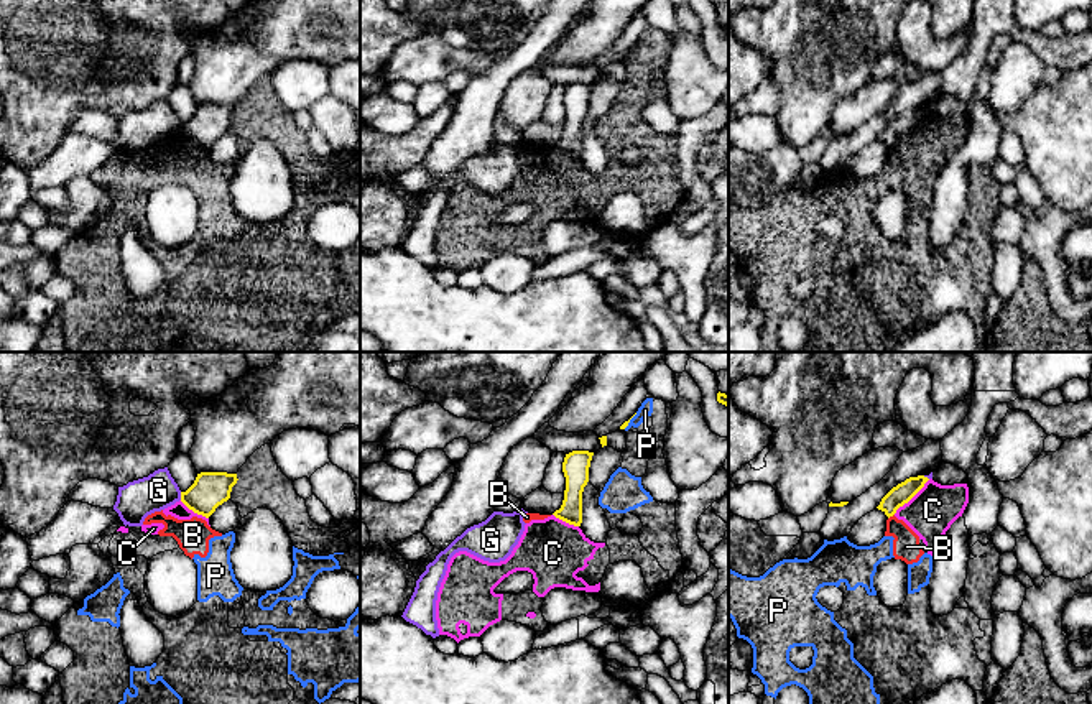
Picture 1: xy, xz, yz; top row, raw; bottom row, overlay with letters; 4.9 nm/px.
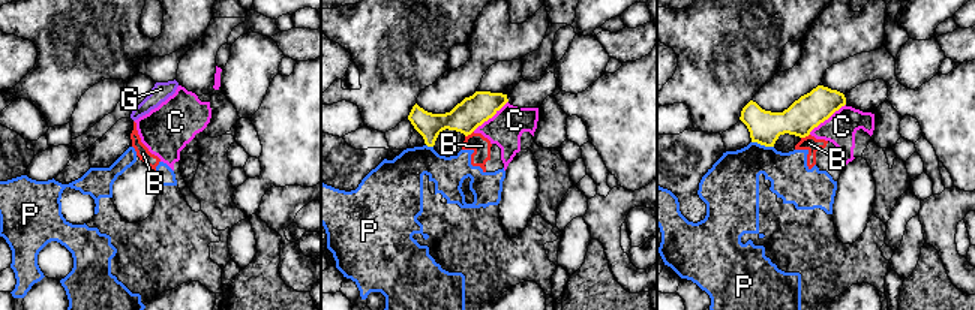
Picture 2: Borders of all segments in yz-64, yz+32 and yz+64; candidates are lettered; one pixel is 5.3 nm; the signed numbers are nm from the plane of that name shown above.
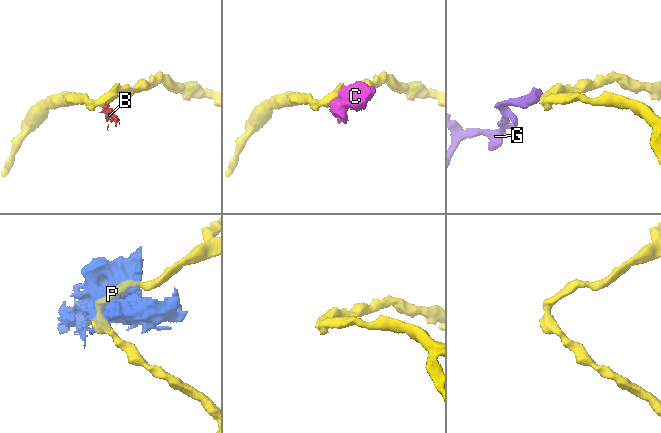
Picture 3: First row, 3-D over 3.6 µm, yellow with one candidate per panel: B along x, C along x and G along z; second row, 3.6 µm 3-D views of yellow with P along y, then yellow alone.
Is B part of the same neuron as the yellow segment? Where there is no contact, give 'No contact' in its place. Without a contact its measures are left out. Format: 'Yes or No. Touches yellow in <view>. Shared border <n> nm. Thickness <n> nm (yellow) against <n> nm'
No. Touches yellow in yz. Shared border 40 nm. Thickness 100 nm (yellow) against 130 nm

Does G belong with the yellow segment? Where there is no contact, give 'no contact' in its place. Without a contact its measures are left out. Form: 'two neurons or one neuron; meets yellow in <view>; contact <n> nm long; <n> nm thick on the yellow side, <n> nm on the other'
two neurons; meets yellow in xy; contact 40 nm long; 180 nm thick on the yellow side, 190 nm on the other

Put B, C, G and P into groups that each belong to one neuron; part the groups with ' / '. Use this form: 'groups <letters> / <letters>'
groups B C P / G

